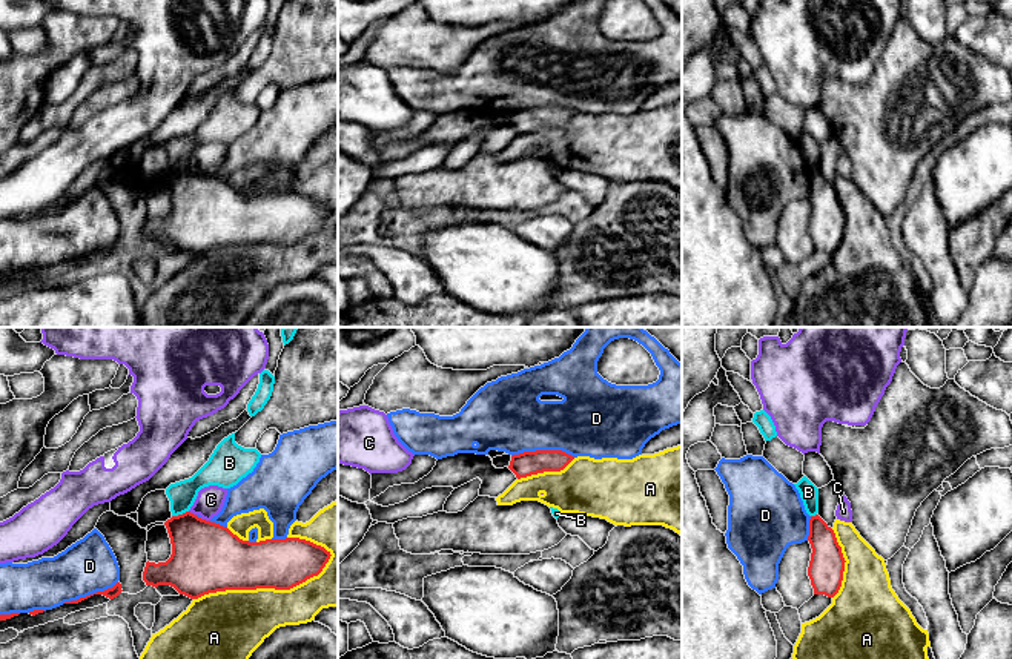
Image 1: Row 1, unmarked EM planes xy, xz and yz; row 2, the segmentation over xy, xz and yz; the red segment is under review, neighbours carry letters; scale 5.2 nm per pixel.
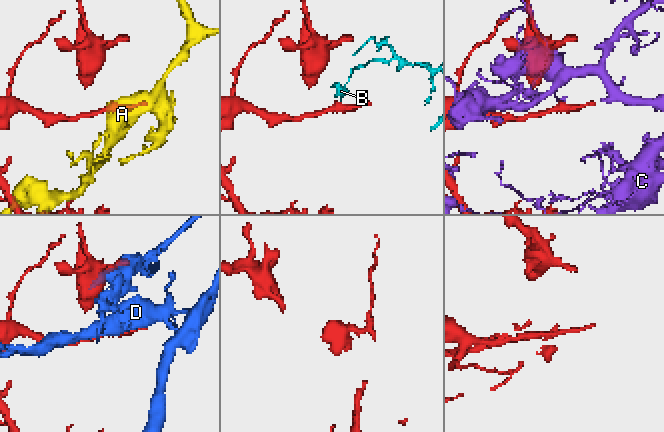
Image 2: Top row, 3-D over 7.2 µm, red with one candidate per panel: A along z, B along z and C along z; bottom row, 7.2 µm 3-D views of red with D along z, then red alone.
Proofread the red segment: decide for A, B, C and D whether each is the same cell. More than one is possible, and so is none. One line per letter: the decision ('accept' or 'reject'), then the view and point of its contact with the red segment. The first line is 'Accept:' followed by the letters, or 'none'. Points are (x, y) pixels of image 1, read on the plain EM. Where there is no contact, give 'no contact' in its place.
Accept: none
A: reject | xy (264, 243)
B: reject | xy (180, 171)
C: reject | xy (205, 175)
D: reject | xz (544, 106)

